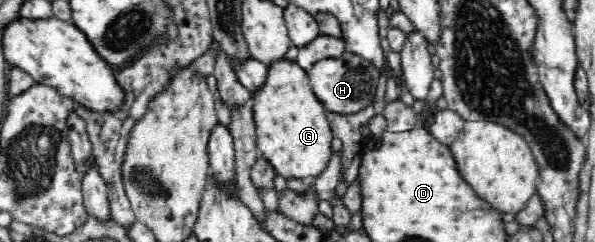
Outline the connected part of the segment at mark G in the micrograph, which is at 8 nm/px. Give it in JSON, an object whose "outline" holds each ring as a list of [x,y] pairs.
{"outline":[[[288,59],[279,60],[269,66],[267,82],[263,88],[257,88],[253,96],[253,119],[257,125],[258,148],[262,151],[261,156],[267,158],[269,163],[276,169],[279,177],[297,178],[306,180],[318,178],[327,169],[330,158],[333,155],[333,130],[327,119],[328,110],[317,98],[309,84],[307,71],[301,68],[296,61]]]}

